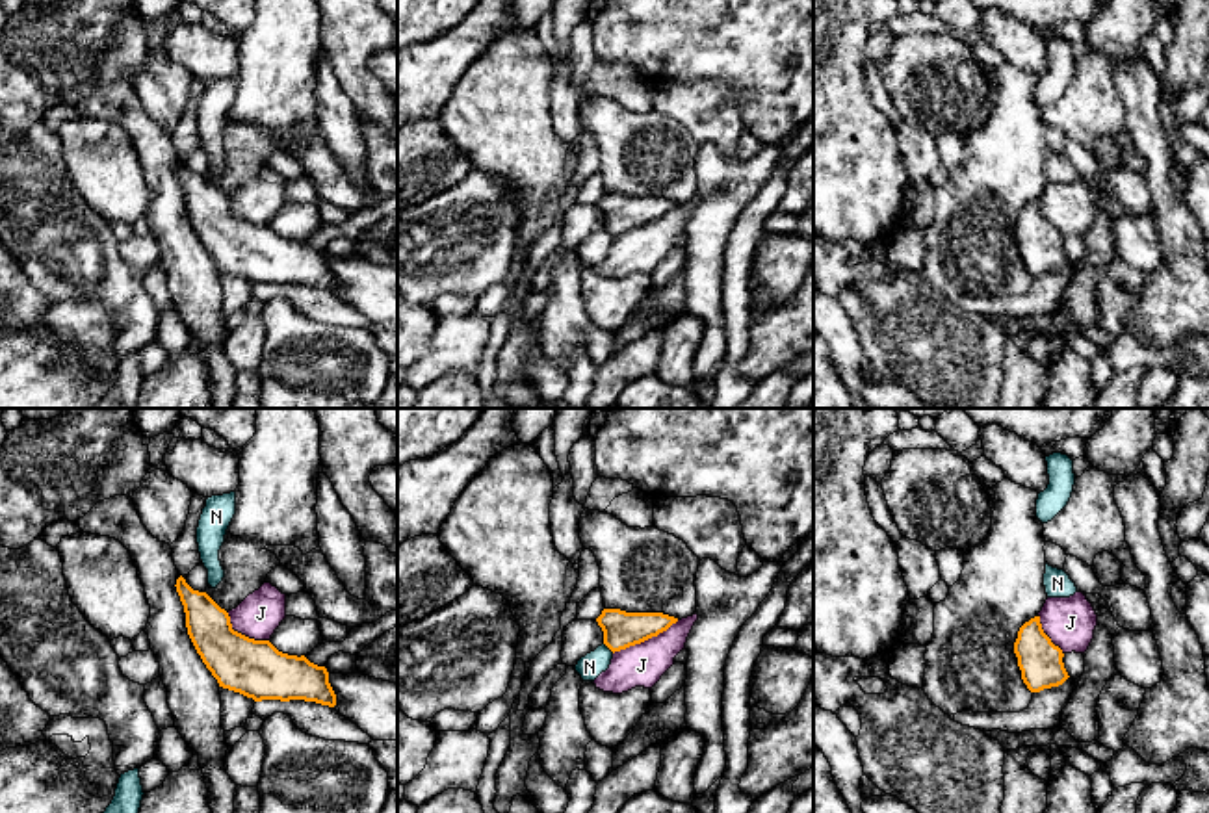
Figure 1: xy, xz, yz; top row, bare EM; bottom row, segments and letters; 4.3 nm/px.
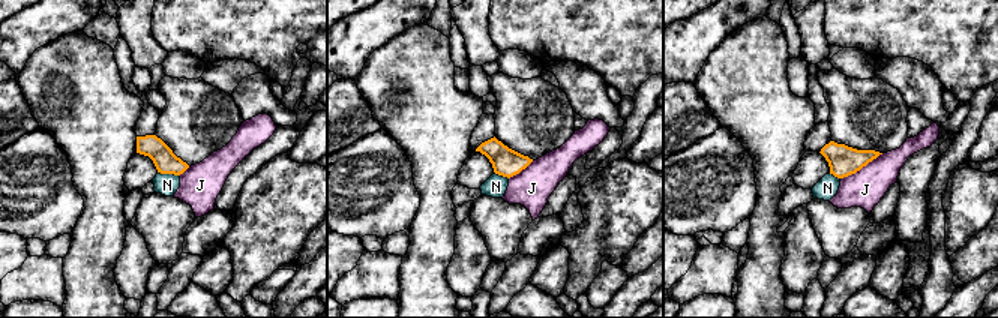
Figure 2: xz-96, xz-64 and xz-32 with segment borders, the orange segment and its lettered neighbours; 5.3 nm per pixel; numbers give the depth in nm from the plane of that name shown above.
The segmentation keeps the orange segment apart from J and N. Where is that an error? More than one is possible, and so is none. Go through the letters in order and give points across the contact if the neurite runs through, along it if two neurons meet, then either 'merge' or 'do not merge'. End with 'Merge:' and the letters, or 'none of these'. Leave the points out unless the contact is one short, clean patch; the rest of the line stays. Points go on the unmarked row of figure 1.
J: along xz (678, 205), (656, 219), (613, 238) | do not merge
N: along xz (604, 227), (613, 236) | do not merge
Merge: none of these

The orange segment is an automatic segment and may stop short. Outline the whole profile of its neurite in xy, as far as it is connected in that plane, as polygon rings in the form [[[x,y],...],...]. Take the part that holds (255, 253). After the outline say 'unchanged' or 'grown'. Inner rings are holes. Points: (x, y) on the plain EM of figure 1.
[[[182,160],[175,171],[184,189],[188,219],[219,271],[254,286],[305,284],[336,290],[325,251],[305,239],[282,238],[269,225],[234,215],[228,197],[206,176],[193,174]]] | unchanged

